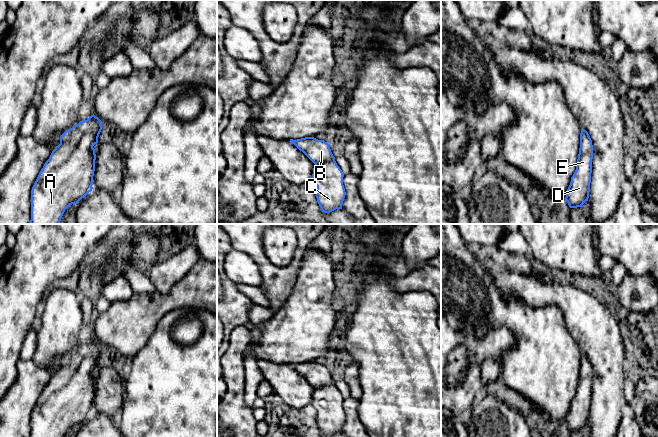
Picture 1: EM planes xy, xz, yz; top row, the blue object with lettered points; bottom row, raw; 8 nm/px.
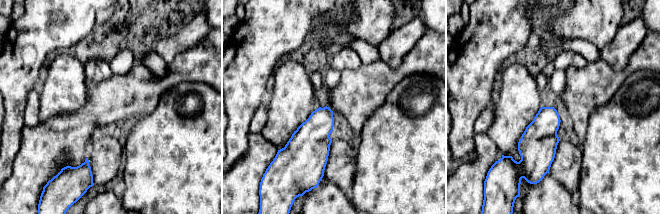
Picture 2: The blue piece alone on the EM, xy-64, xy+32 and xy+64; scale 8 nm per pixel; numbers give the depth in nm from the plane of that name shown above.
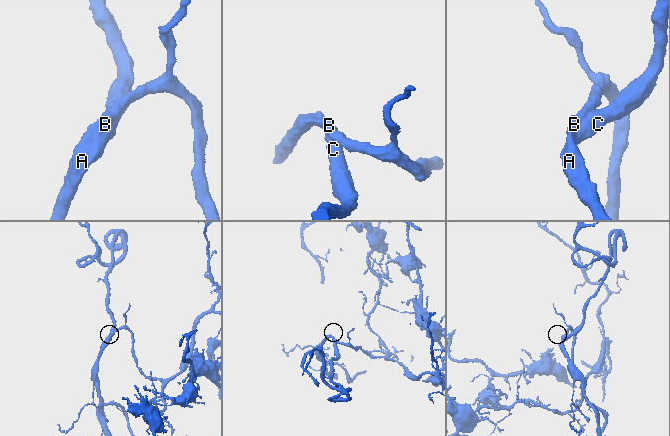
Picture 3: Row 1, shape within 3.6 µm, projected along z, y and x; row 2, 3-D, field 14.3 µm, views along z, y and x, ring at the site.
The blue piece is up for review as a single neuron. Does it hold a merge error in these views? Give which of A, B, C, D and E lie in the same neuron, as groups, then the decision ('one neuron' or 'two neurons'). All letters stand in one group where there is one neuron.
A B C D E | one neuron

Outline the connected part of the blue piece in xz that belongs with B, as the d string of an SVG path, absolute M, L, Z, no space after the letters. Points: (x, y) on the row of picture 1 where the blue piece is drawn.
M314 137L290 139L315 165L311 180L317 186L317 202L324 213L342 209L346 195L344 173L337 165L329 144Z

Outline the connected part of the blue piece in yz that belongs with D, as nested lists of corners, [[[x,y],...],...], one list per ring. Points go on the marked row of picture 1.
[[[581,129],[576,170],[571,177],[565,200],[570,208],[582,207],[588,201],[592,173],[593,145],[588,132]]]

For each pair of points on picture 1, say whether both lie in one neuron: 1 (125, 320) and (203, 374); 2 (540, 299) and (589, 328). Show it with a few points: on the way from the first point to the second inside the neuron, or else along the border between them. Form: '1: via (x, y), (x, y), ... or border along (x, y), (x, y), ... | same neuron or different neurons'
1: border along (158, 324), (147, 342), (134, 354) | different neurons
2: via (552, 299), (560, 299), (577, 316) | same neuron

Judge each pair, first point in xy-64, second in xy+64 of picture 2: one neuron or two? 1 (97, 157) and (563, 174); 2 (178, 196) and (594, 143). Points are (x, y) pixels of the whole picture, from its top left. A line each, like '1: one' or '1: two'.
1: one
2: one

